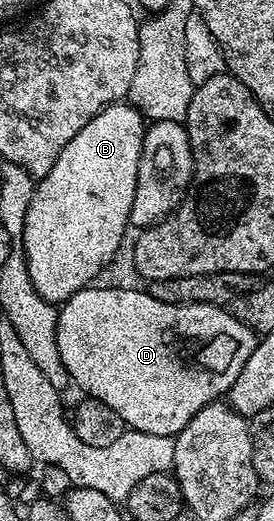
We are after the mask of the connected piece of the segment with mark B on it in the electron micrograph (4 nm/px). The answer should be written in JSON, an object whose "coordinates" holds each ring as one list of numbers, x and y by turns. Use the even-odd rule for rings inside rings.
{"coordinates":[[121,102,106,106,93,120,86,122,86,126,82,126,82,130,78,130,78,134,74,134,70,142,66,142,62,154,58,154,54,166,50,166,50,174,39,177,34,194,30,198,30,210,26,210,24,249,26,250,26,266,30,266,30,282,34,282,34,290,38,290,38,294,42,294,42,298,46,298,50,303,57,306,63,305,64,301,69,300,75,292,89,287,95,281,92,279,115,258,116,251,119,250,120,243,124,240,124,231,129,231,130,228,128,219,130,218,130,206,134,202,134,186,138,182,138,162,142,154,145,127,144,116,132,104]]}

